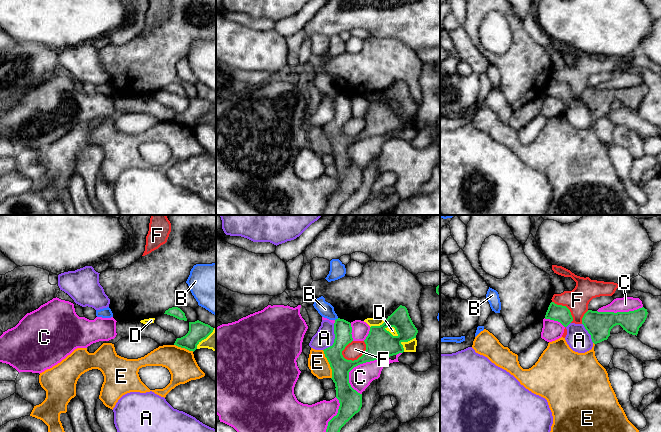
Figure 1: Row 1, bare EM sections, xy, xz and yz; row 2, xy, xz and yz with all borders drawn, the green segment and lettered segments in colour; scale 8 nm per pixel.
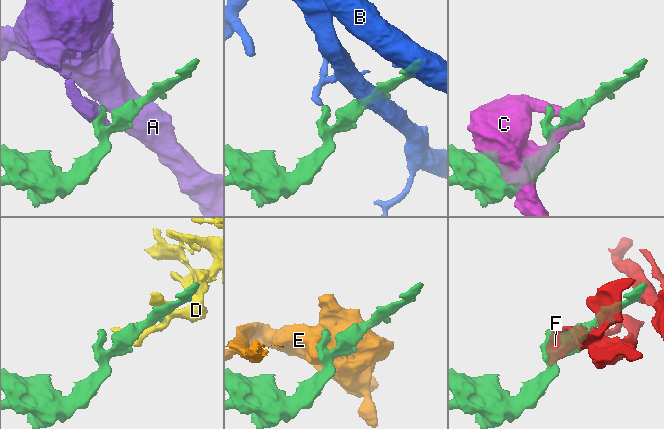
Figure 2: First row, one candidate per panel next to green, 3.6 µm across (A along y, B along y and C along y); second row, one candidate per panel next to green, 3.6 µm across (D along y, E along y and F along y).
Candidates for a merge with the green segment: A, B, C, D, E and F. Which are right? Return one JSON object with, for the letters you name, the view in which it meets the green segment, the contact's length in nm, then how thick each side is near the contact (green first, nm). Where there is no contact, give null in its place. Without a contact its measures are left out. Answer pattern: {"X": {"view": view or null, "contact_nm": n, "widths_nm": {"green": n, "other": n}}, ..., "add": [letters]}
{"add": []}

